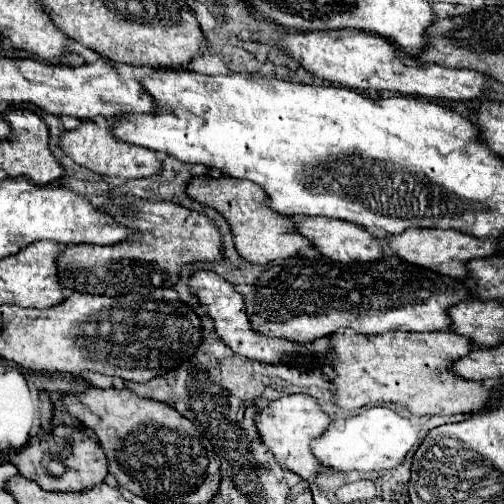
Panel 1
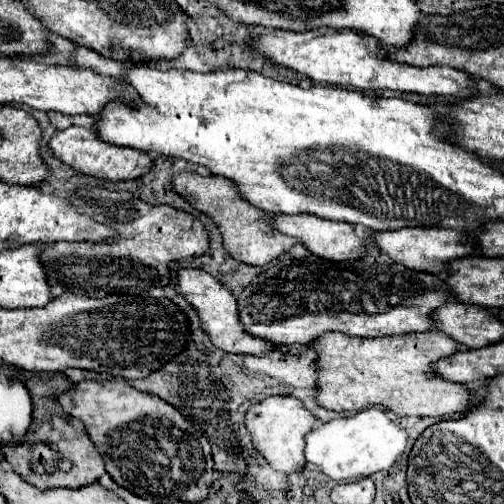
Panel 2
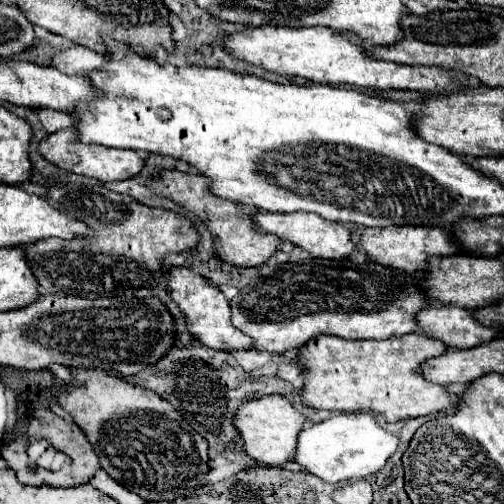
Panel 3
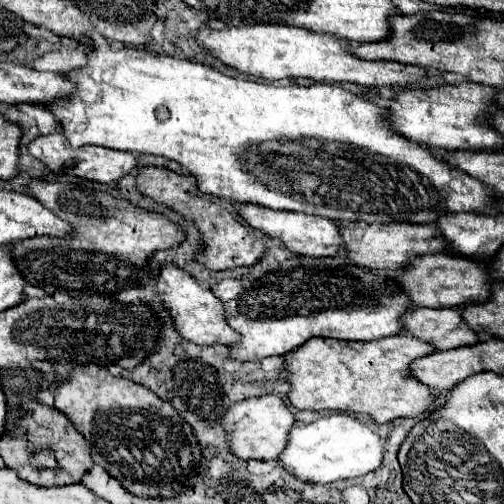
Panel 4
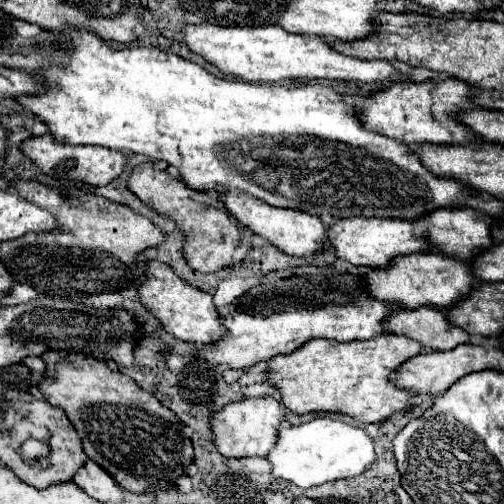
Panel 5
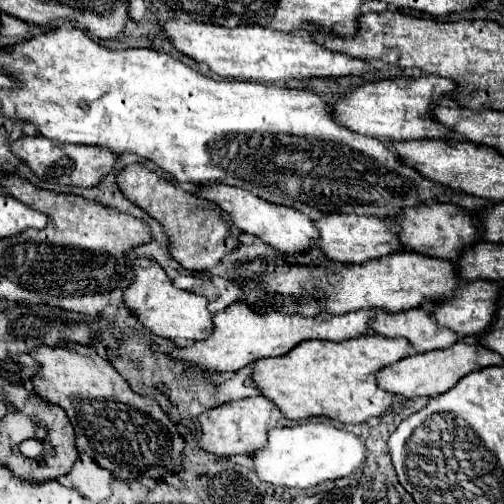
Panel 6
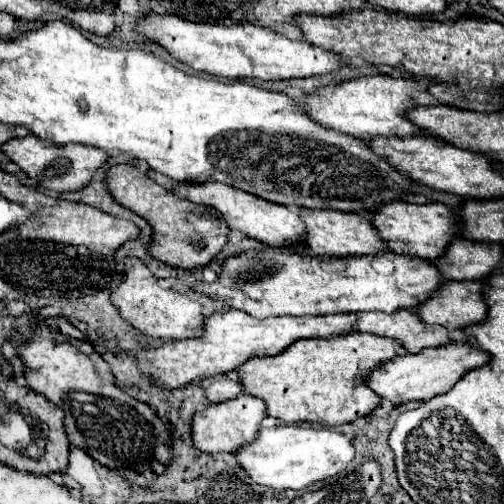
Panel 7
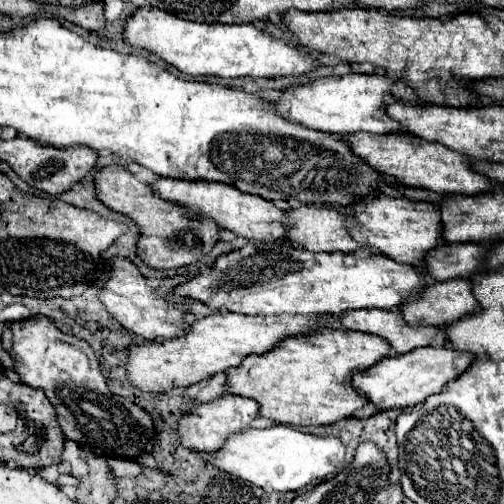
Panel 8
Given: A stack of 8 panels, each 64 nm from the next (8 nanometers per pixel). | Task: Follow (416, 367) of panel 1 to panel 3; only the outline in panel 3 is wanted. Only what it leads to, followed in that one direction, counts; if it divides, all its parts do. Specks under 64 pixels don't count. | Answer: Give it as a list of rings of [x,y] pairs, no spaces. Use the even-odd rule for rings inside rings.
[[[404,334],[386,340],[344,340],[336,336],[316,336],[298,350],[298,362],[304,374],[304,386],[300,390],[302,404],[316,410],[340,410],[340,412],[378,412],[386,422],[418,418],[434,412],[452,410],[452,394],[444,386],[432,384],[422,378],[420,364],[432,356],[446,352],[440,340],[432,340],[424,334]]]

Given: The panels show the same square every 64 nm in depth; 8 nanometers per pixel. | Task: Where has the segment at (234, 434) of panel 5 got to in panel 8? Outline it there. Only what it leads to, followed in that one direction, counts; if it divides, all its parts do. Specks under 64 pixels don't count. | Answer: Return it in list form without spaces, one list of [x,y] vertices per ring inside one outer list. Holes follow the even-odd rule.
[[[222,396],[216,398],[212,402],[198,402],[192,406],[192,410],[180,418],[176,434],[178,440],[184,448],[188,450],[196,450],[196,452],[216,452],[224,440],[234,434],[240,432],[244,428],[250,426],[250,422],[258,416],[258,402],[250,400],[250,398],[242,398],[242,396]]]

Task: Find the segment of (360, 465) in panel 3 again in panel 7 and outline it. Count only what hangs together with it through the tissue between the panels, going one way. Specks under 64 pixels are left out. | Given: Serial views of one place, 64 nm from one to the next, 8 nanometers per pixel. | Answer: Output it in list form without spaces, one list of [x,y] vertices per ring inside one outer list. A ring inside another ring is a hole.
[[[276,426],[260,428],[258,438],[252,444],[244,444],[234,452],[236,464],[256,482],[274,490],[304,490],[306,486],[342,476],[346,466],[354,458],[352,440],[340,432],[328,428],[304,428],[304,426]]]

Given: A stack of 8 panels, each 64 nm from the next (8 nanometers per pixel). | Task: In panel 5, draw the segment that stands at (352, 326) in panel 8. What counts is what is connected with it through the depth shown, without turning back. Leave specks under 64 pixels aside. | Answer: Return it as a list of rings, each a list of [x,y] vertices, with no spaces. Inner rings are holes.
[[[430,306],[392,312],[384,318],[384,330],[408,336],[426,350],[452,350],[470,338],[464,330],[452,326],[442,310]]]

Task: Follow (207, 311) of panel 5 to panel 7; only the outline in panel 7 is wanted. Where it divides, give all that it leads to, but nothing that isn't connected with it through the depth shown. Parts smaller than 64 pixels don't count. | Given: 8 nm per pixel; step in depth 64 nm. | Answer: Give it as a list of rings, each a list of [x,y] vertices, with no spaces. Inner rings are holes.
[[[124,258],[124,280],[110,290],[110,302],[118,308],[120,316],[136,330],[150,338],[160,338],[164,342],[176,342],[186,338],[196,338],[202,332],[202,306],[190,300],[186,294],[166,290],[158,286],[154,274],[138,258]]]

